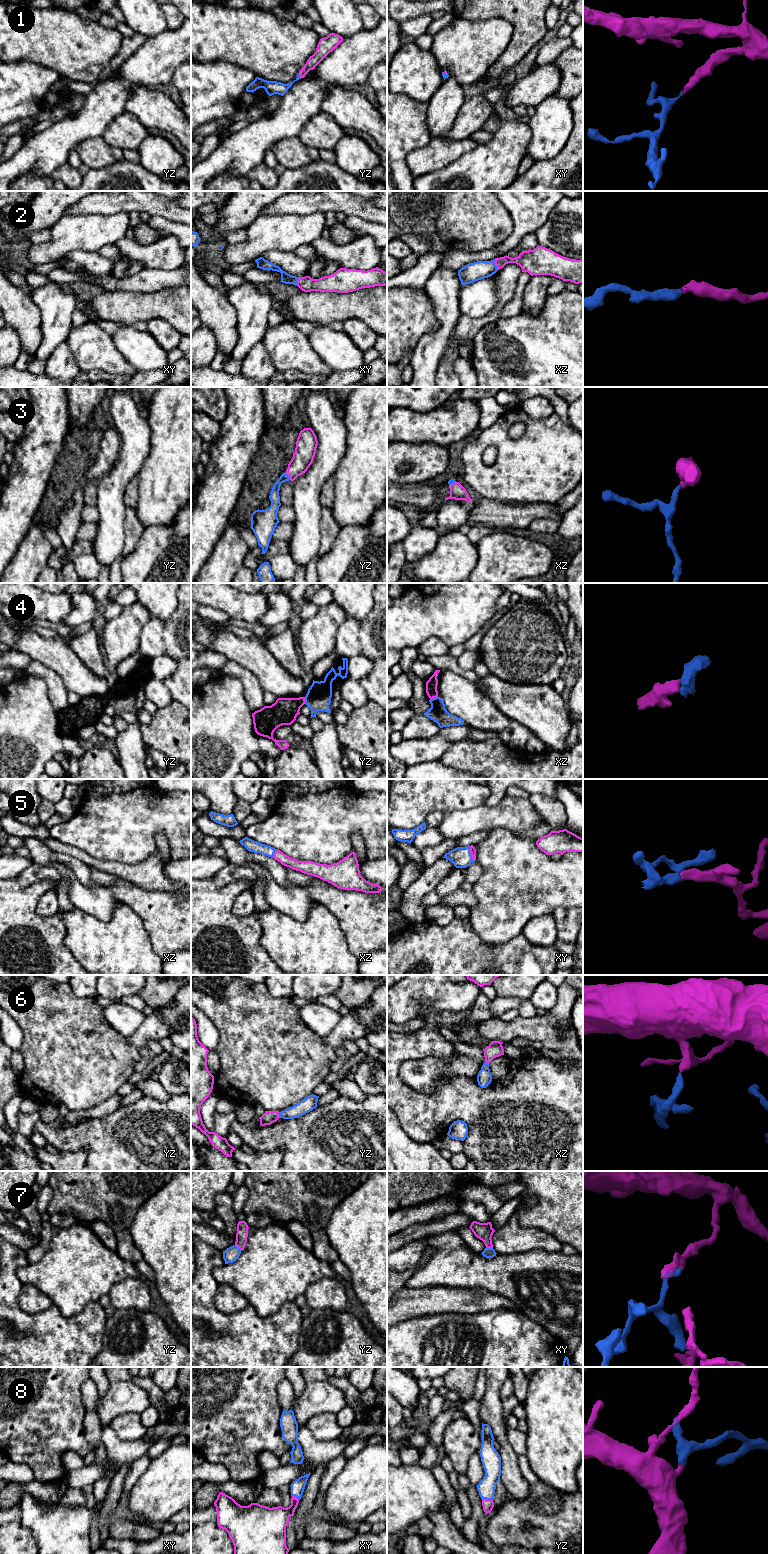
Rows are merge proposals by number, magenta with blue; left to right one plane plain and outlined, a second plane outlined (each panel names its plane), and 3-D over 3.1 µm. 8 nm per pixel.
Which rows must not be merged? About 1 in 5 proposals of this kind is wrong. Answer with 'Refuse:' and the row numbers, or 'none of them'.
Refuse: none of them

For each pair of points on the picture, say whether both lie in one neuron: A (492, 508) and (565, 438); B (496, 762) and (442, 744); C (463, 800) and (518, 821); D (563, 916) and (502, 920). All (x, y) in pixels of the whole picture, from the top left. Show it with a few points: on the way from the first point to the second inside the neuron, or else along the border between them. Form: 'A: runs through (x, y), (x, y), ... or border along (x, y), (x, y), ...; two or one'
A: border along (481, 496), (500, 502), (522, 504); two
B: border along (453, 742), (438, 759); two
C: border along (484, 804), (454, 811); two
D: border along (572, 907), (557, 907), (551, 914); two

